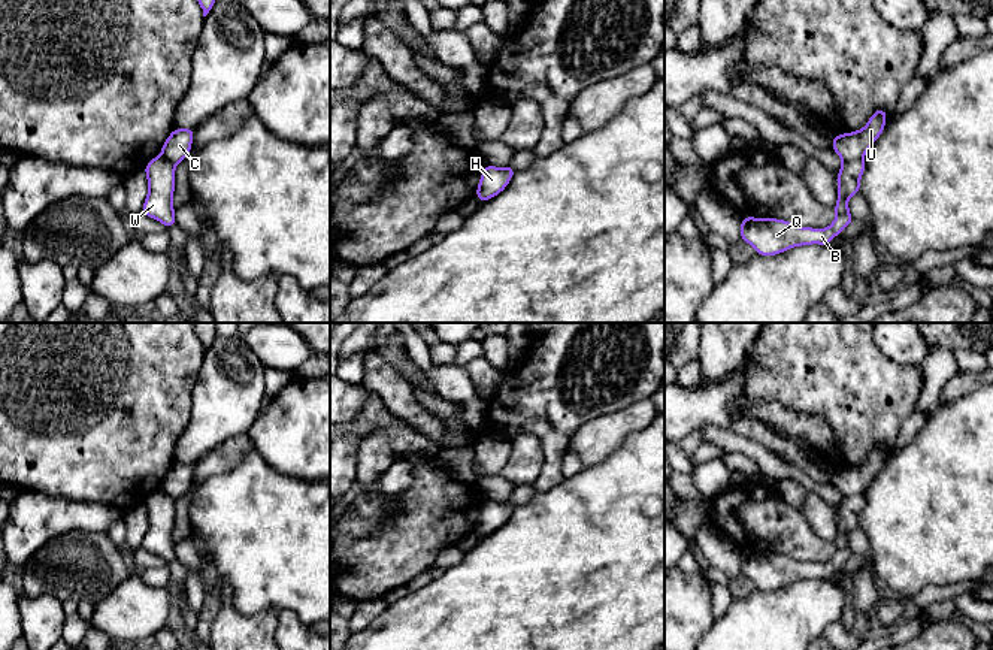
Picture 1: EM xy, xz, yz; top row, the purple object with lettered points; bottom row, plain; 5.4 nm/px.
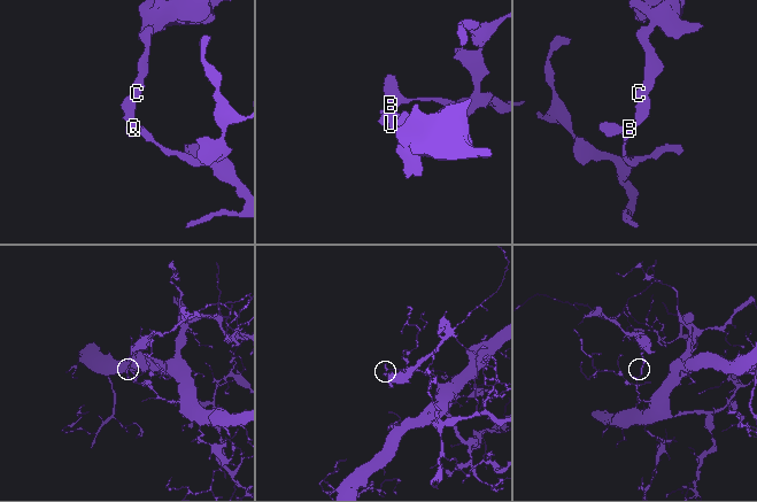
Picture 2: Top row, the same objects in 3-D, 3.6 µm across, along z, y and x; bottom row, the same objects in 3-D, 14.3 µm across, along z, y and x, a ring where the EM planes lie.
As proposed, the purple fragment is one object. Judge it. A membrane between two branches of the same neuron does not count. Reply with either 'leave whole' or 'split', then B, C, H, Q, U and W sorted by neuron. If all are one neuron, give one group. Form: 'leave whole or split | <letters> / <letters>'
split | B H Q W / C U

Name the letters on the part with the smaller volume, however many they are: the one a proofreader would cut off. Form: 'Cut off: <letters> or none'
Cut off: C, U

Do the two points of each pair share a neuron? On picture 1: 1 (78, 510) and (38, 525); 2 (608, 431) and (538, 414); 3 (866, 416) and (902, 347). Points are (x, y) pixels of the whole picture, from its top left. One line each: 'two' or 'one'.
1: one
2: two
3: two

